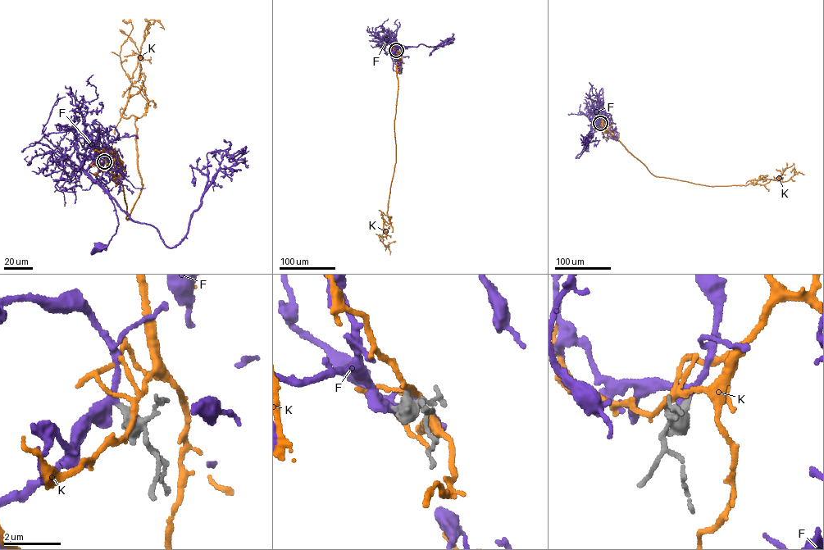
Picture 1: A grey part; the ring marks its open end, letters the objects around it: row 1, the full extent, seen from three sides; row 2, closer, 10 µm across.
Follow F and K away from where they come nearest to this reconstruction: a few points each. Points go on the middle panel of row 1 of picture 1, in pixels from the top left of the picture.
F: (396, 50), (389, 44), (401, 45), (393, 53)
K: (396, 50), (401, 64), (396, 70), (396, 162), (387, 215), (381, 212), (383, 243), (386, 247), (394, 241)

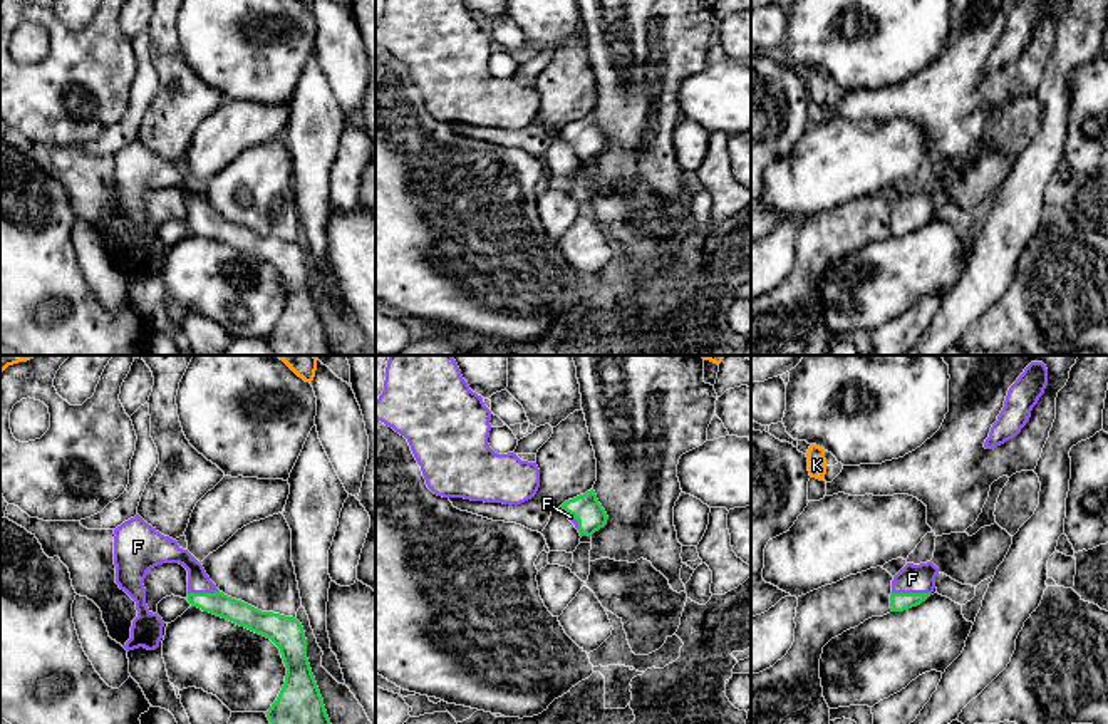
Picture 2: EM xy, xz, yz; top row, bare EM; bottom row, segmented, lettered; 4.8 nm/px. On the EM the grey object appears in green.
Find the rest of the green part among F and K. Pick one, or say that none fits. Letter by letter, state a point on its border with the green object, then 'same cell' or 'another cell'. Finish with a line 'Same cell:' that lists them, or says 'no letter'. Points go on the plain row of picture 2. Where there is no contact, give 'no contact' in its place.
F: yz (912, 218) | same cell
K: no contact | another cell
Same cell: F

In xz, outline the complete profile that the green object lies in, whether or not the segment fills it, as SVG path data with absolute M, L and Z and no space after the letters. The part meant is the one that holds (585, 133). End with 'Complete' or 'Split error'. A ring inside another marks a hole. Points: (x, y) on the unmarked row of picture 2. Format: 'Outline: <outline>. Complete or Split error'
Outline: M593 114L565 126L560 132L563 139L575 149L580 161L592 161L595 156L603 153L608 144Z. Split error

